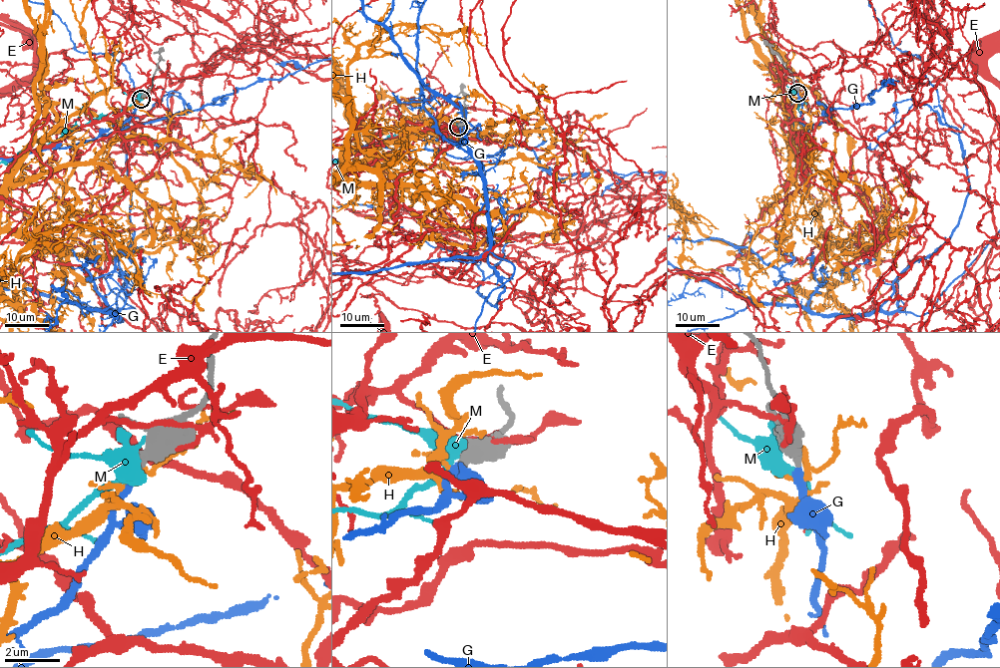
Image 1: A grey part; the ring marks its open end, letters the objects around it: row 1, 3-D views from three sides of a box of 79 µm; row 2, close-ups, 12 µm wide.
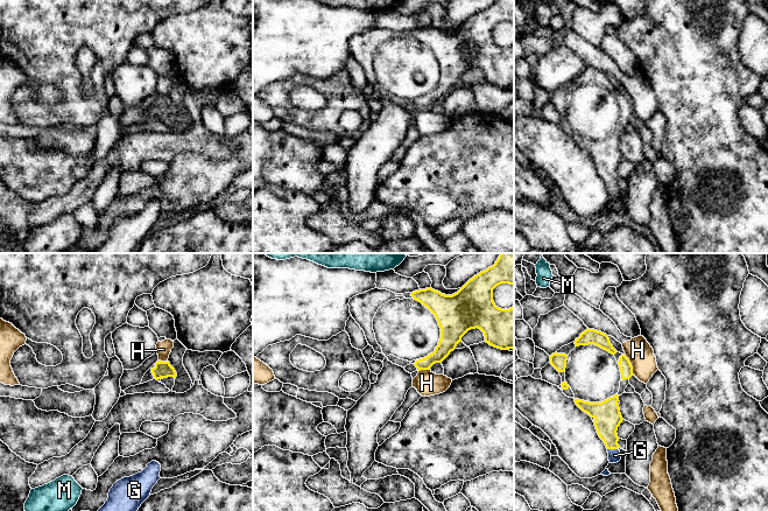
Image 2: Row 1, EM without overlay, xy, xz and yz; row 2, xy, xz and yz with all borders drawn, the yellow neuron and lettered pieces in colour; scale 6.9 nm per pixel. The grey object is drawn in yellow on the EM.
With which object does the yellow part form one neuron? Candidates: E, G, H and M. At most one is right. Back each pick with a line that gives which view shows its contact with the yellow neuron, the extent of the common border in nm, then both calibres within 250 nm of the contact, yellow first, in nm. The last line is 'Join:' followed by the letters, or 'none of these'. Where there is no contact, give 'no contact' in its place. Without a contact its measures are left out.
G: contact in yz; length 70 nm; calibres 190 and 90 nm
Join: G

